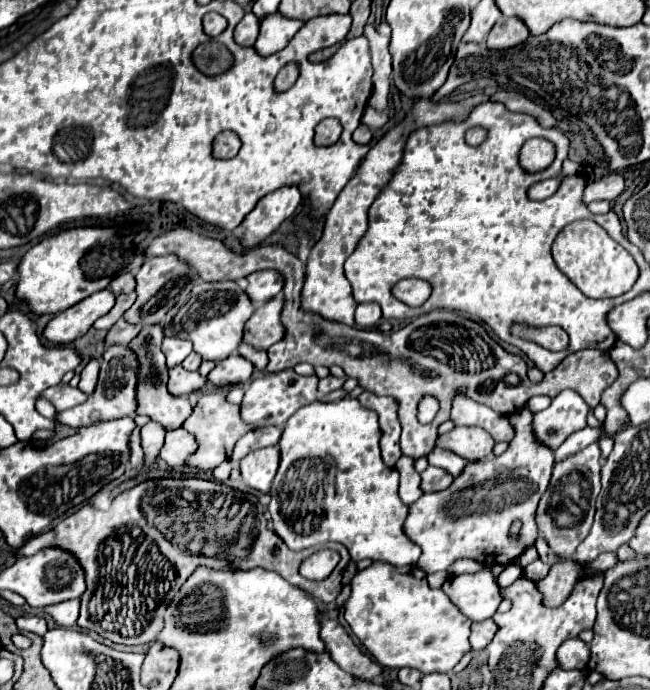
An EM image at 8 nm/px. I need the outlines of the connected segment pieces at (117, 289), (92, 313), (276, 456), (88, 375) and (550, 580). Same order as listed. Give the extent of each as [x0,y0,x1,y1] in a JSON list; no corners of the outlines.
[[110,273,136,295],[44,289,116,345],[240,445,280,493],[78,361,98,395],[536,561,584,607]]

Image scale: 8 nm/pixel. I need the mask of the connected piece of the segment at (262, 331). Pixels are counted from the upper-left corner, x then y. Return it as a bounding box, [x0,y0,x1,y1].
[244,295,286,349]

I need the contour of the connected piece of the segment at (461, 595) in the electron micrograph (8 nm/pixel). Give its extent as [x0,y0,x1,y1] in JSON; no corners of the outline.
[442,569,502,621]

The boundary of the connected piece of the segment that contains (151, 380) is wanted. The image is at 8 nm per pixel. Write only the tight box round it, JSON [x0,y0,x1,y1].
[130,325,192,431]

